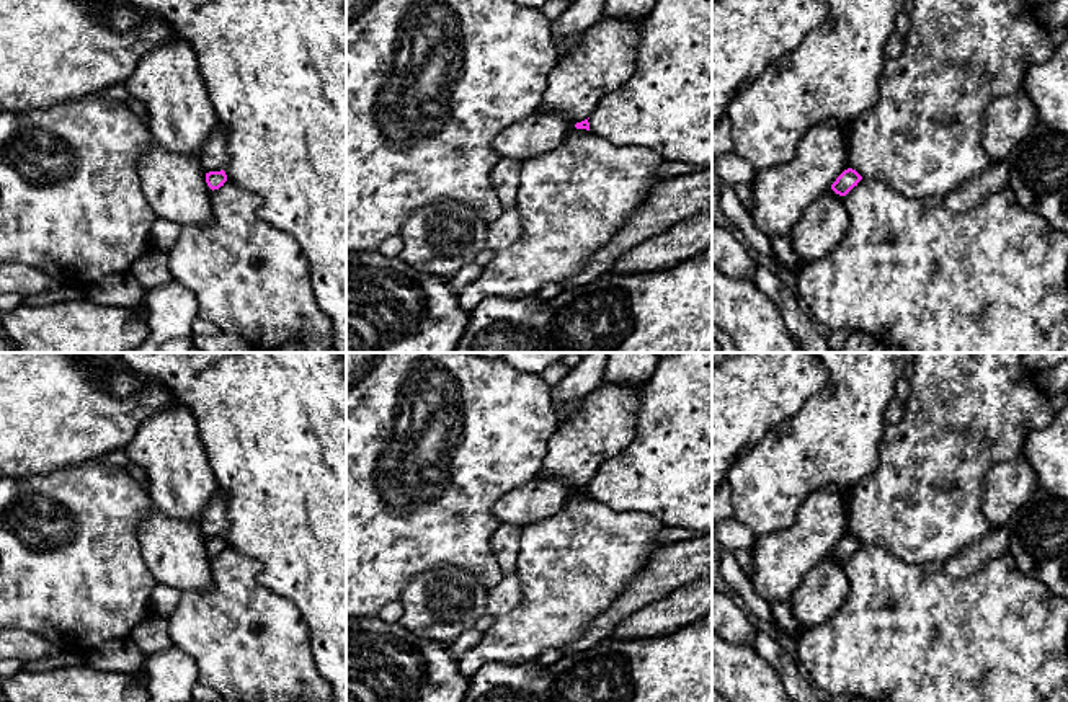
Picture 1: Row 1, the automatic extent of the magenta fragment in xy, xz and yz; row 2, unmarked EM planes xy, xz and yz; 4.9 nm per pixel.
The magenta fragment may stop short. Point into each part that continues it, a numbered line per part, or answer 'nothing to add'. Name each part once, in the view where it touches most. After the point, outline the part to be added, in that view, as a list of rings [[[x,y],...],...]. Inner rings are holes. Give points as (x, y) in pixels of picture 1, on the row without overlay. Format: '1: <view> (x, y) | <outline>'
nothing to add

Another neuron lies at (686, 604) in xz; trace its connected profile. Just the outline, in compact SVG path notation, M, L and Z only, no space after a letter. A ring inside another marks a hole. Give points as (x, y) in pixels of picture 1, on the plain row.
M712 576L688 583L656 602L629 615L612 630L607 640L639 640L668 635L697 620L712 609Z

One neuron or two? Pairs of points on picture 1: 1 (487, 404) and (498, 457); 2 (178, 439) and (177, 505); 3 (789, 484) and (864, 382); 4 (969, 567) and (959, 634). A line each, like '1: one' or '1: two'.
1: one
2: one
3: one
4: two

